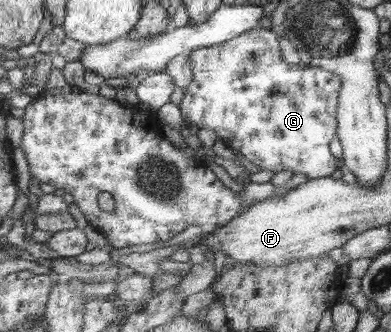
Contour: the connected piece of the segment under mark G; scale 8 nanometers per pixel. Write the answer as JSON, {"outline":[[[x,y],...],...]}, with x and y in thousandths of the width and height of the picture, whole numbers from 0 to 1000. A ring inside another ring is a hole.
{"outline":[[[650,84],[563,136],[494,154],[486,166],[486,184],[496,235],[491,253],[481,259],[481,271],[471,274],[471,295],[458,313],[471,352],[506,386],[542,389],[558,407],[558,419],[616,473],[621,488],[637,494],[647,509],[698,515],[701,524],[716,521],[716,515],[752,515],[757,527],[775,521],[793,542],[839,533],[867,506],[864,476],[857,479],[844,455],[844,431],[854,425],[854,413],[864,413],[867,401],[864,328],[870,271],[875,271],[872,235],[844,214],[831,214],[834,208],[824,208],[824,202],[798,202],[798,196],[770,187],[757,142],[734,114],[701,99],[693,87]]]}

